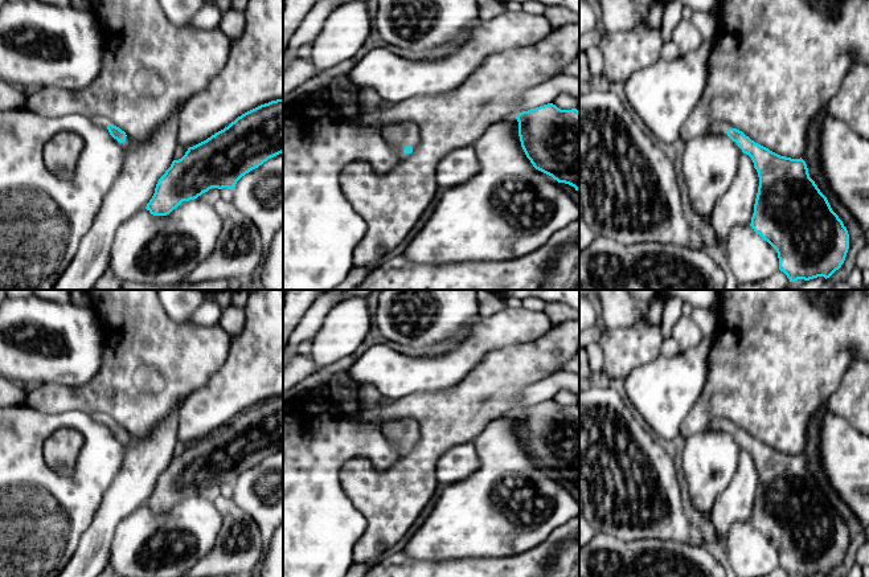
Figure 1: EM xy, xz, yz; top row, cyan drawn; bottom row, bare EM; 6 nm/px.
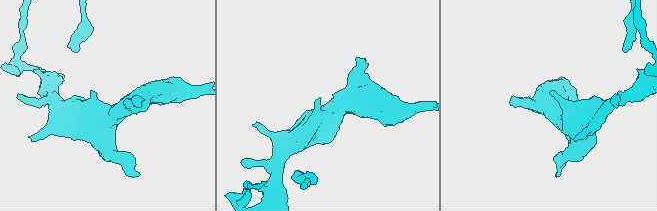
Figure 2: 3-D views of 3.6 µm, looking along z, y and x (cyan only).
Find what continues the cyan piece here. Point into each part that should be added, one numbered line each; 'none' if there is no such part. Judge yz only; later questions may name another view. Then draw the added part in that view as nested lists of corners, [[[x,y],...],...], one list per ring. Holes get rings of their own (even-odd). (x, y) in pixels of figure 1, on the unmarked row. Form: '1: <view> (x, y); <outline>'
none

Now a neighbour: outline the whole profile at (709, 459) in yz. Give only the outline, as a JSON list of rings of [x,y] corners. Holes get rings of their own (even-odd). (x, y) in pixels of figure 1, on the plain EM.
[[[725,426],[685,438],[681,463],[698,512],[710,513],[717,498],[731,482],[742,450]]]

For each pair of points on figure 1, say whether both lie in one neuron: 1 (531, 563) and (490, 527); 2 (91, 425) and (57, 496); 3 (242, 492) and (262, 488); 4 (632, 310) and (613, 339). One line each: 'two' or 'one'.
1: two
2: one
3: one
4: two

